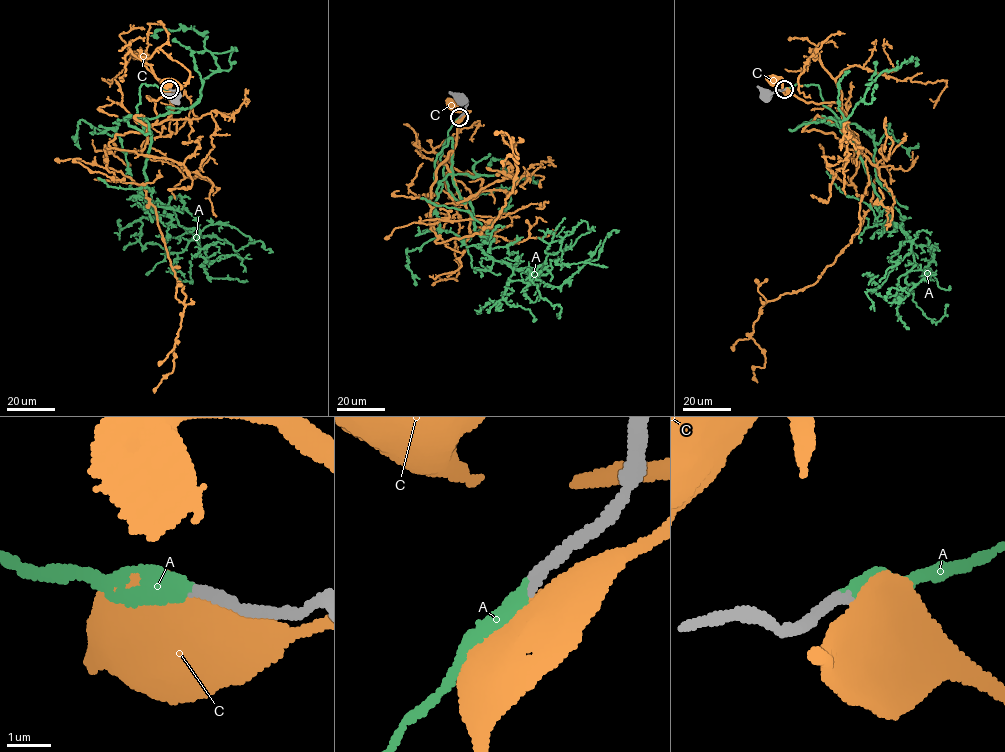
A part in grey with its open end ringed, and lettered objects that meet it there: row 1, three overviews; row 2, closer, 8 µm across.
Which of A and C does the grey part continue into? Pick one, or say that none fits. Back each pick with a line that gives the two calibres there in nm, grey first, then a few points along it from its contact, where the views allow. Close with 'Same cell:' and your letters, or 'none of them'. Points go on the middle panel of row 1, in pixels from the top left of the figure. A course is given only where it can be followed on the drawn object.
A: 280/280 nm | via (459, 117), (440, 156), (448, 190), (469, 202), (485, 254), (549, 271), (534, 284), (557, 316)
Same cell: A

